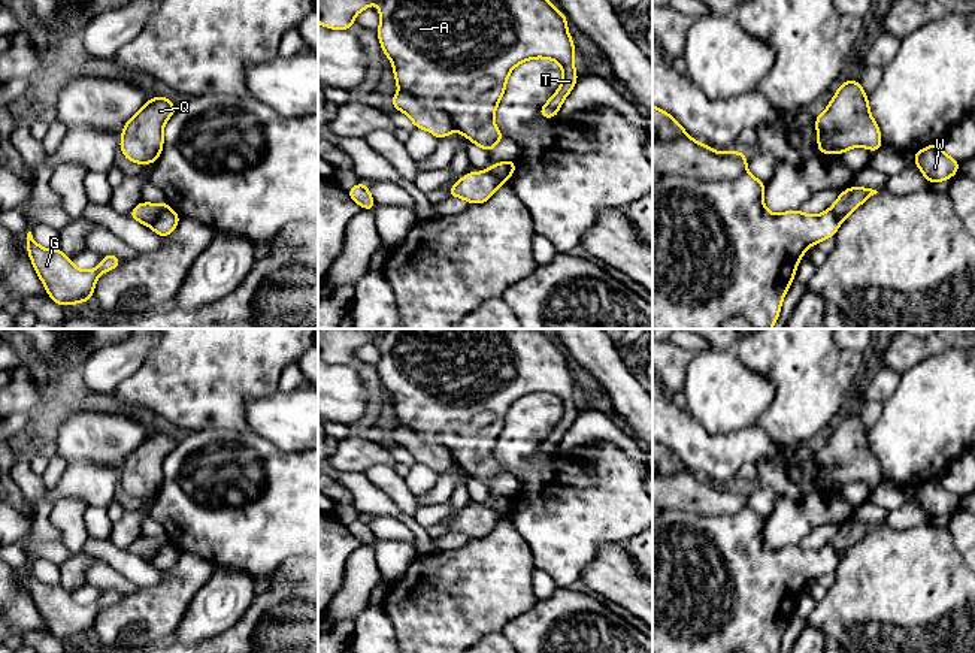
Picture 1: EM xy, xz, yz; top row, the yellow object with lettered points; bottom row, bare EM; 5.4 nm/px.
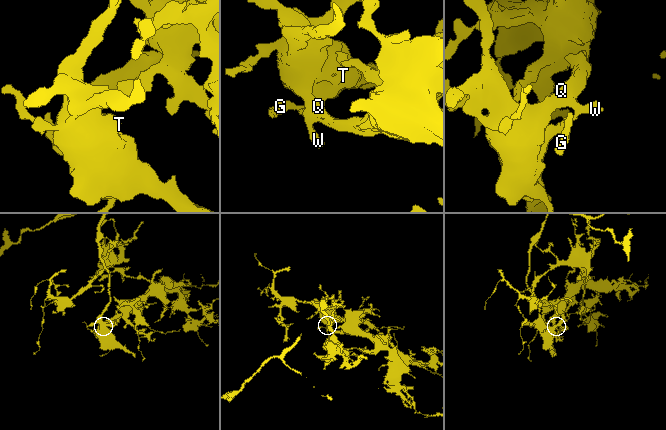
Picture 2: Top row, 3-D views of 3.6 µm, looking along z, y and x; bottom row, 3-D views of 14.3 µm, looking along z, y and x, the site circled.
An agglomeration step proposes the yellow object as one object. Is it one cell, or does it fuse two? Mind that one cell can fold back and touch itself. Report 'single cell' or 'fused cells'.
fused cells

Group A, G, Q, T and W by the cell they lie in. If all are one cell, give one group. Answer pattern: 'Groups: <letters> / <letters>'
Groups: A T / G Q W

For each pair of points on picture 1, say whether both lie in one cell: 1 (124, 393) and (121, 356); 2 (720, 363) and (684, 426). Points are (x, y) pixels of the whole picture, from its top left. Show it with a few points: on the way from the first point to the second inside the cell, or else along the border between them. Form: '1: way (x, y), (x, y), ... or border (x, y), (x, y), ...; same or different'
1: border (145, 354), (141, 365), (111, 390); different
2: border (684, 410), (711, 434), (720, 434); different

